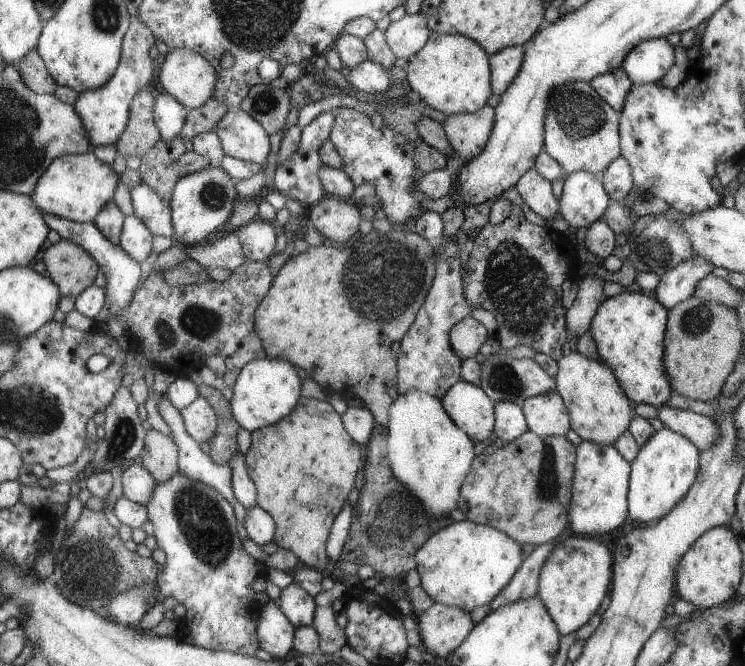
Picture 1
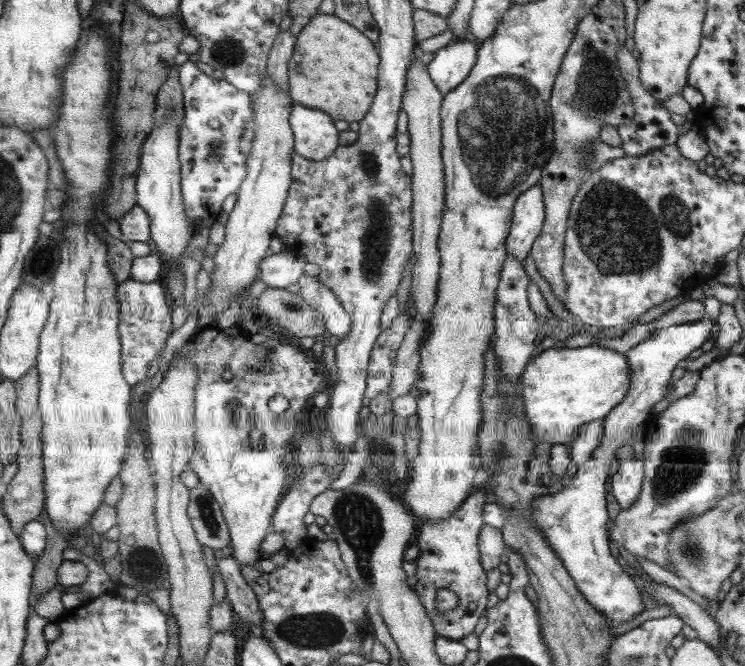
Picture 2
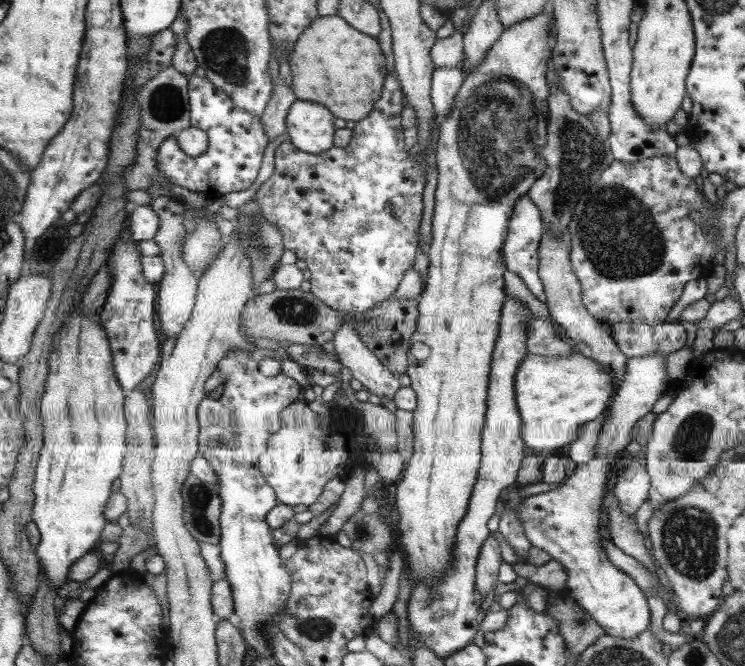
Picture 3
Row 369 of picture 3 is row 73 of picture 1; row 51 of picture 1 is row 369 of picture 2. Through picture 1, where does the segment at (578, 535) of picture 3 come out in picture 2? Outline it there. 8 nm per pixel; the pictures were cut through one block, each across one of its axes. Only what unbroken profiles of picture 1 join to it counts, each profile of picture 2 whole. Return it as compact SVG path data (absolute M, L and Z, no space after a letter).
M702 318L698 322L660 328L632 348L627 353L628 365L631 366L630 390L624 401L616 405L608 417L603 418L604 437L594 456L590 461L578 465L572 478L566 478L564 489L560 493L552 497L539 497L533 502L531 516L535 520L535 526L544 533L549 546L563 560L580 593L584 594L592 607L601 612L612 626L629 622L643 611L642 598L636 584L620 568L608 548L610 516L606 510L606 482L610 464L616 460L616 450L620 446L632 444L638 428L650 421L654 404L667 396L672 371L683 365L687 355L701 348L715 323L712 318Z

